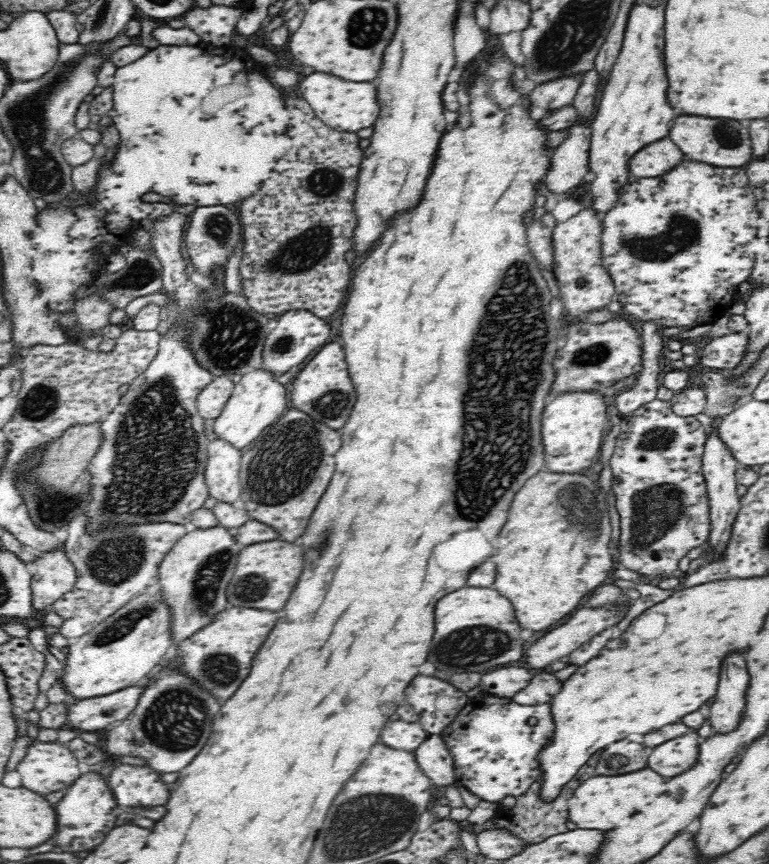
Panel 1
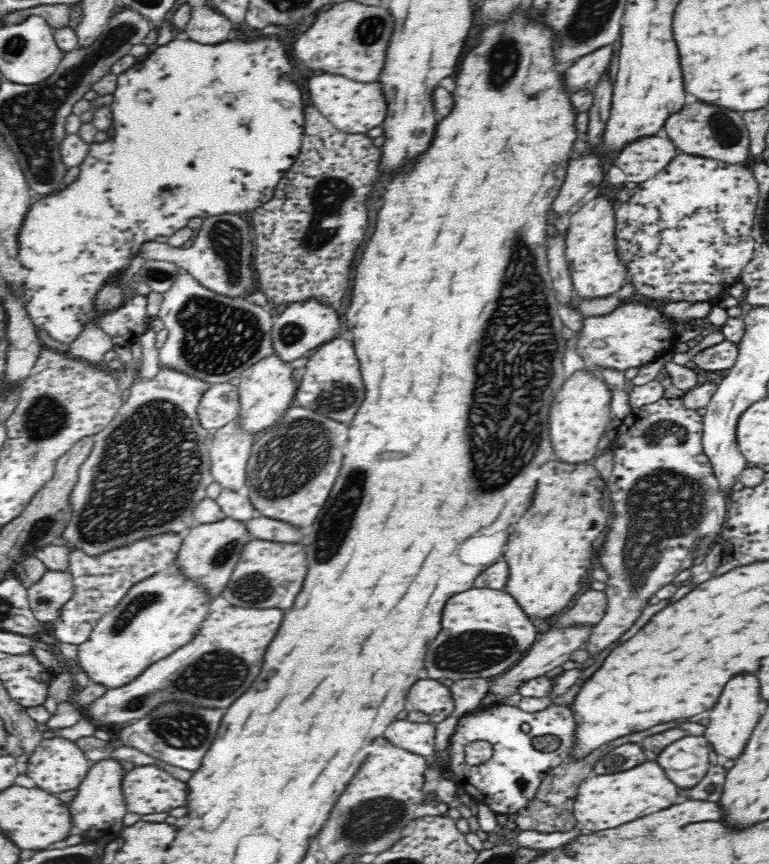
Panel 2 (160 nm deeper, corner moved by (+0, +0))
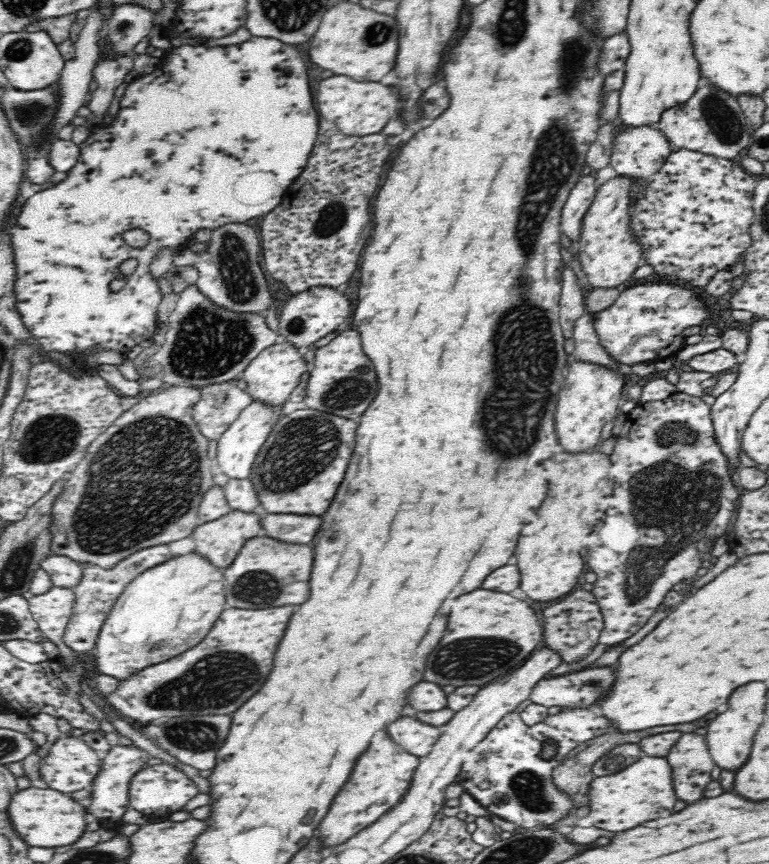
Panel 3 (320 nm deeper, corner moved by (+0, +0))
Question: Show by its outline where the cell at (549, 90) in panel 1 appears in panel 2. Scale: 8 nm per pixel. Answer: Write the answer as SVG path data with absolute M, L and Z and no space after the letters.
M607 45L595 52L581 56L575 64L563 74L565 84L570 91L594 88L599 80L608 72L613 57L613 46Z

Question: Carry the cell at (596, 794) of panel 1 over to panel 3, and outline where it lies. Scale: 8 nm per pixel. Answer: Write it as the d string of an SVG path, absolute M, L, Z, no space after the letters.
M642 756L638 762L628 766L626 770L614 776L598 776L596 782L590 786L592 802L592 820L606 820L606 822L592 822L598 828L622 832L636 828L648 820L666 818L672 814L676 804L676 796L672 792L672 768L666 758L658 756Z

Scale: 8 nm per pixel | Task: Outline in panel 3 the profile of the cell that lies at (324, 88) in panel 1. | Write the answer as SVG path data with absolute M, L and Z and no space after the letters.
M332 76L318 84L316 92L316 106L318 112L334 122L340 132L348 136L368 136L380 132L390 118L396 116L400 108L398 96L392 92L392 88L380 84L380 82L356 82L348 76Z

